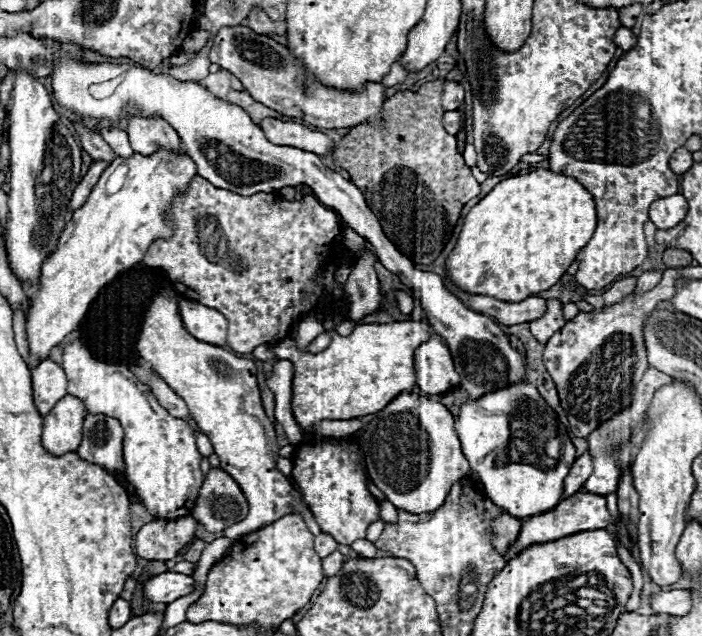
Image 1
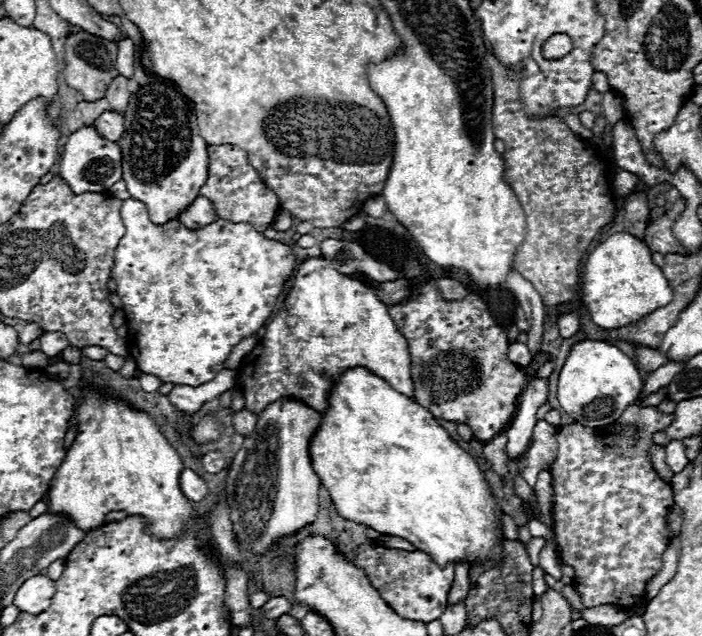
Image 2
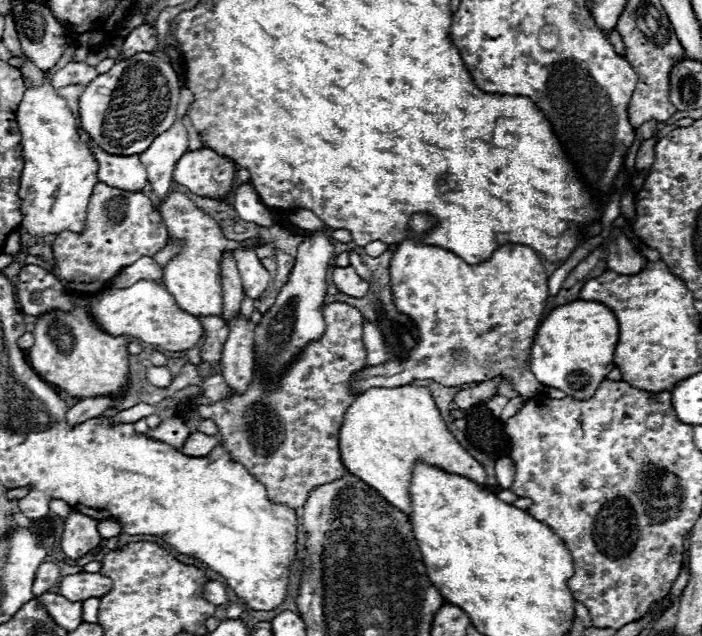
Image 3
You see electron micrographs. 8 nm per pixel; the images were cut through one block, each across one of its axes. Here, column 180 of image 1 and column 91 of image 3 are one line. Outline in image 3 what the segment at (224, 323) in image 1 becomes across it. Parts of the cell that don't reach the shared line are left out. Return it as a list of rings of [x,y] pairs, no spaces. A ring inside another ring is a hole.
[[[140,280],[130,288],[108,288],[102,298],[88,302],[90,316],[94,322],[112,336],[134,336],[148,344],[162,346],[170,352],[186,352],[194,348],[204,336],[204,328],[196,316],[186,314],[178,308],[174,298],[166,292],[164,286]]]

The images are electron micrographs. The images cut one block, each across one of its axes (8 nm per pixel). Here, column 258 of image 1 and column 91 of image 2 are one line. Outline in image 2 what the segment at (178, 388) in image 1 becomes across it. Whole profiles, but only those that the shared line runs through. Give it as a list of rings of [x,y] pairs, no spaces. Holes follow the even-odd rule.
[[[98,390],[82,392],[78,410],[78,436],[62,462],[56,478],[48,490],[48,514],[64,514],[68,516],[76,528],[88,532],[96,526],[104,524],[104,516],[108,512],[126,512],[128,516],[142,516],[150,522],[148,532],[154,538],[182,538],[188,534],[188,520],[198,520],[200,514],[194,510],[192,502],[182,494],[178,476],[184,470],[180,456],[168,444],[168,440],[160,434],[156,422],[146,414],[138,412],[126,402],[118,402],[112,398],[104,398]]]

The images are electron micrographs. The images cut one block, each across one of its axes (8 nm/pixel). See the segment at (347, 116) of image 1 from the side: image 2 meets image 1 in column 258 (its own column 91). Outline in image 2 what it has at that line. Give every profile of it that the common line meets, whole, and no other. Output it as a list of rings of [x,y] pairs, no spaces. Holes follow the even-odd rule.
[[[88,32],[68,34],[66,46],[64,46],[64,60],[66,60],[66,68],[62,72],[64,80],[66,80],[66,84],[70,88],[82,92],[86,102],[96,102],[96,100],[104,98],[110,82],[118,76],[116,58],[118,58],[116,42],[102,40],[102,38],[94,36],[94,34],[88,34]]]

